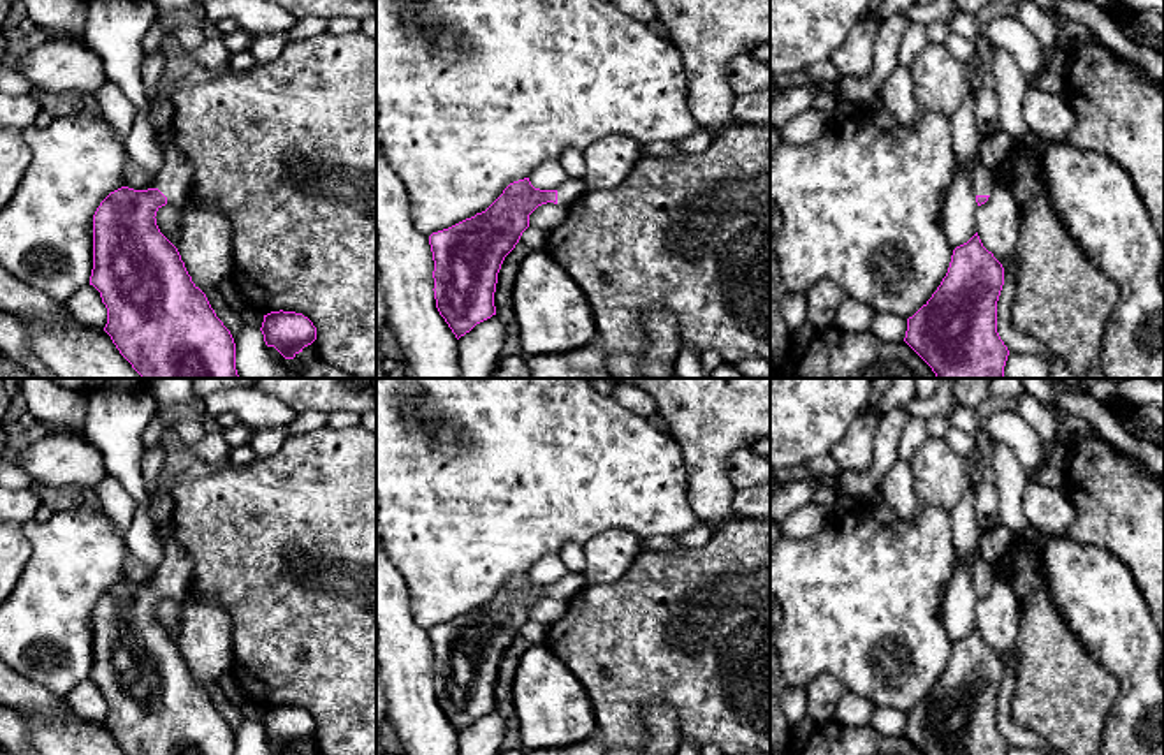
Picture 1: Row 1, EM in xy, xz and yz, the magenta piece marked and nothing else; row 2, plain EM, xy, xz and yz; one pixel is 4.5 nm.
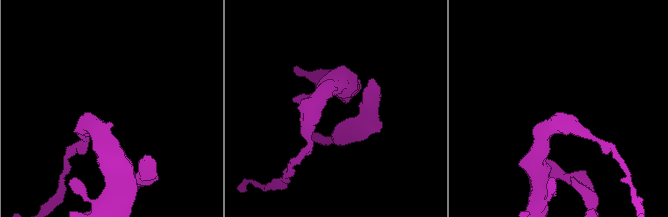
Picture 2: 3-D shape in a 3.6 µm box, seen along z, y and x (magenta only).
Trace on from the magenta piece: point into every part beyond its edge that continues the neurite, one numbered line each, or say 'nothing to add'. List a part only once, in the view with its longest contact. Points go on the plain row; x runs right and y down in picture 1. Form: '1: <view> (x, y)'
1: xy (174, 574)

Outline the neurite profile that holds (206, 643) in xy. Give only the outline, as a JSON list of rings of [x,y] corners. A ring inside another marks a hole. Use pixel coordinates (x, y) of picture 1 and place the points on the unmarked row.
[[[193,591],[183,602],[183,628],[176,642],[192,676],[206,692],[234,665],[230,616],[206,593]]]

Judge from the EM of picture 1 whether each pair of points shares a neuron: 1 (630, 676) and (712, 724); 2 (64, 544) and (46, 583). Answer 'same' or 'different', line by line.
1: same
2: same

